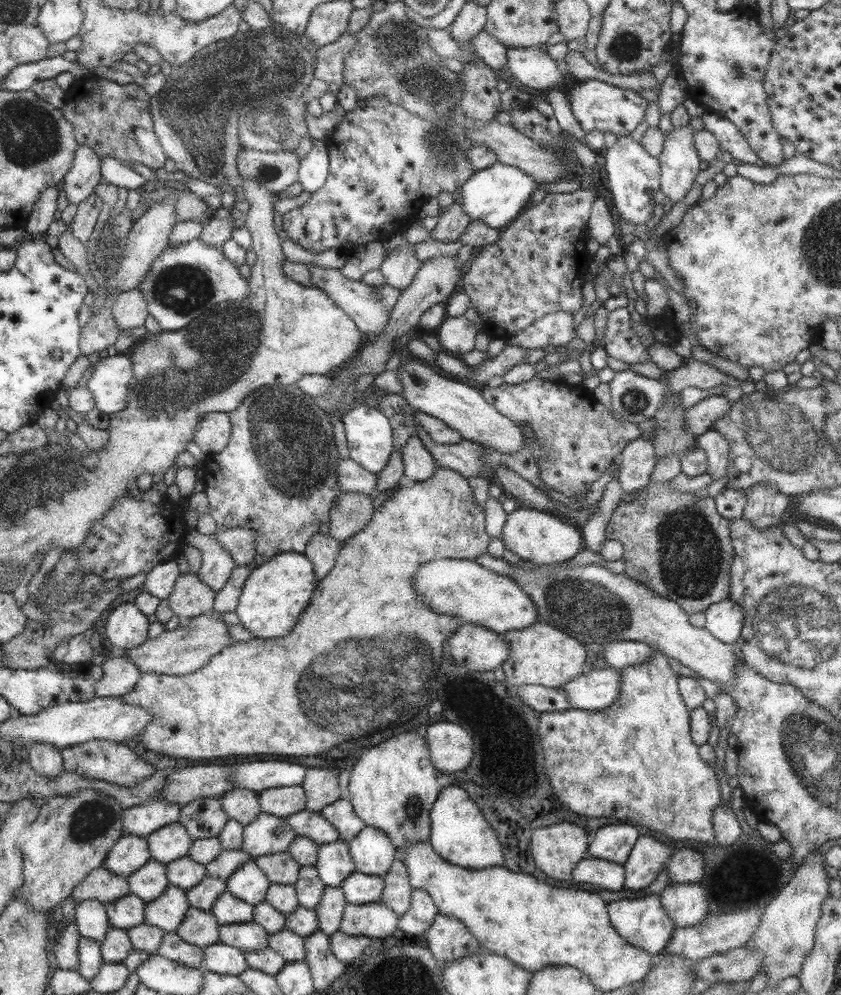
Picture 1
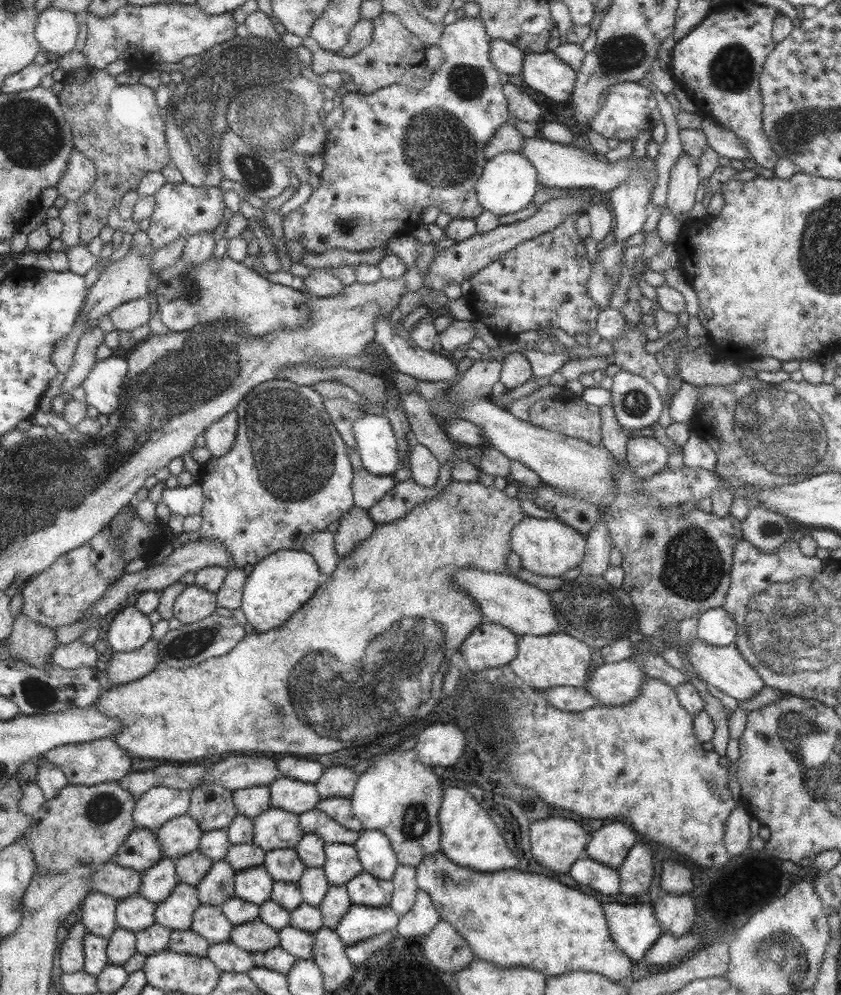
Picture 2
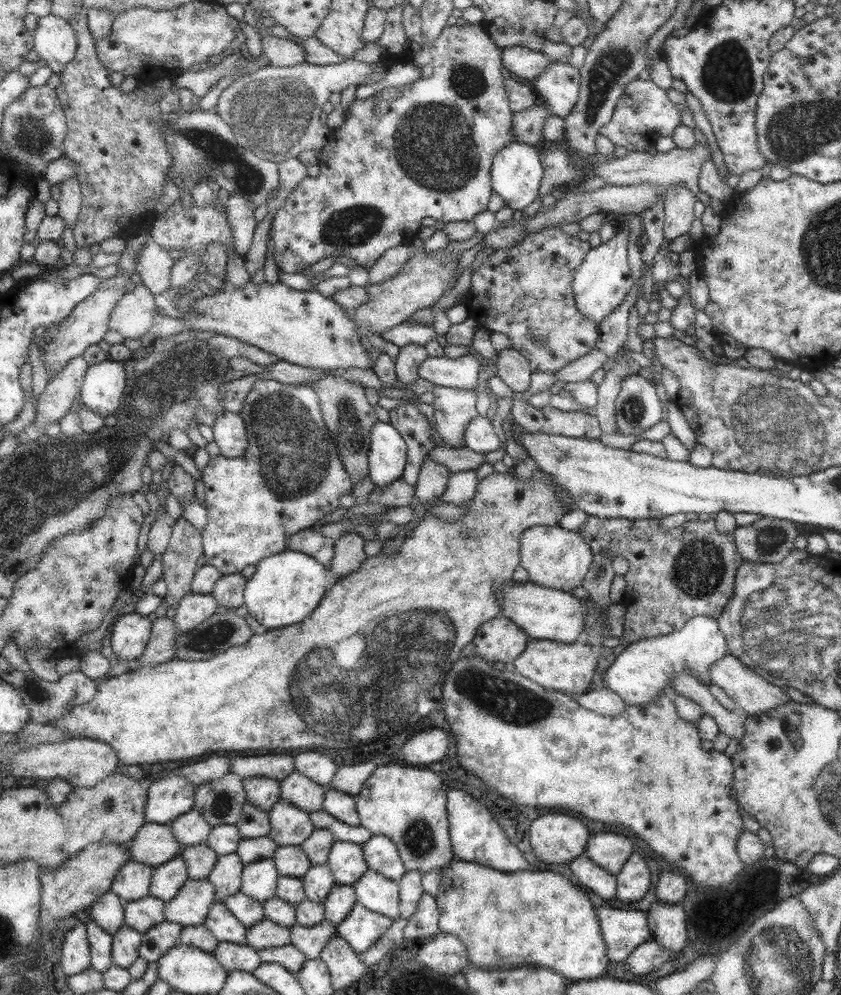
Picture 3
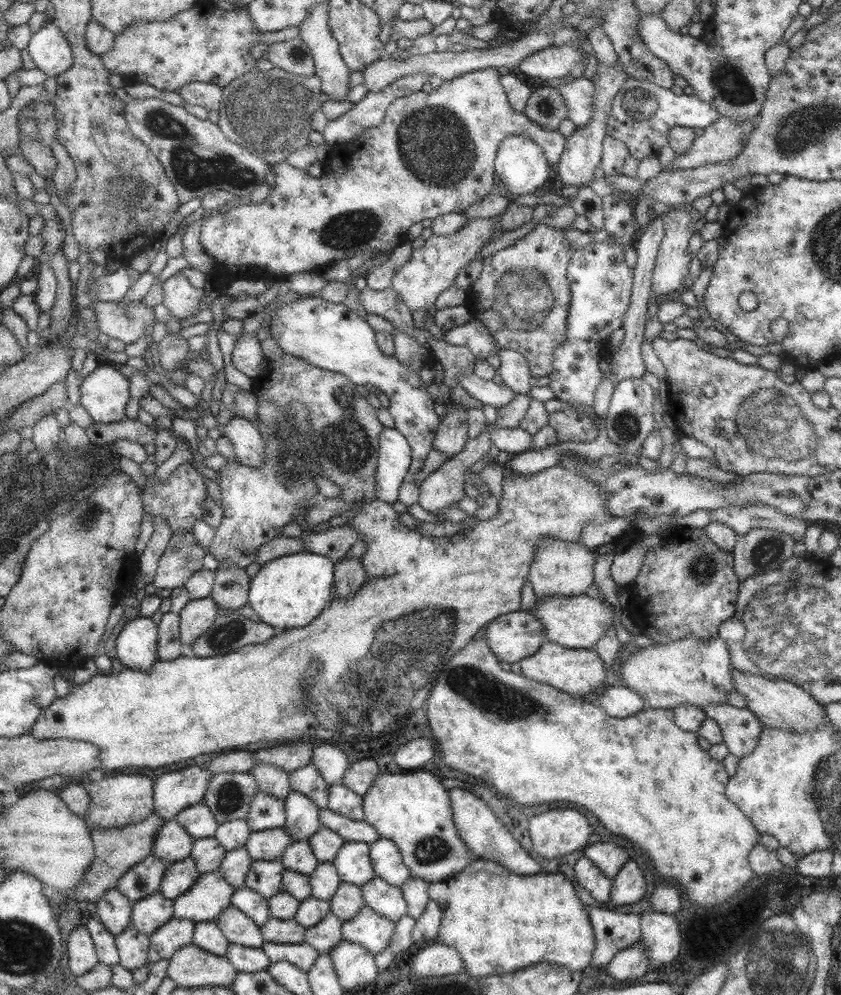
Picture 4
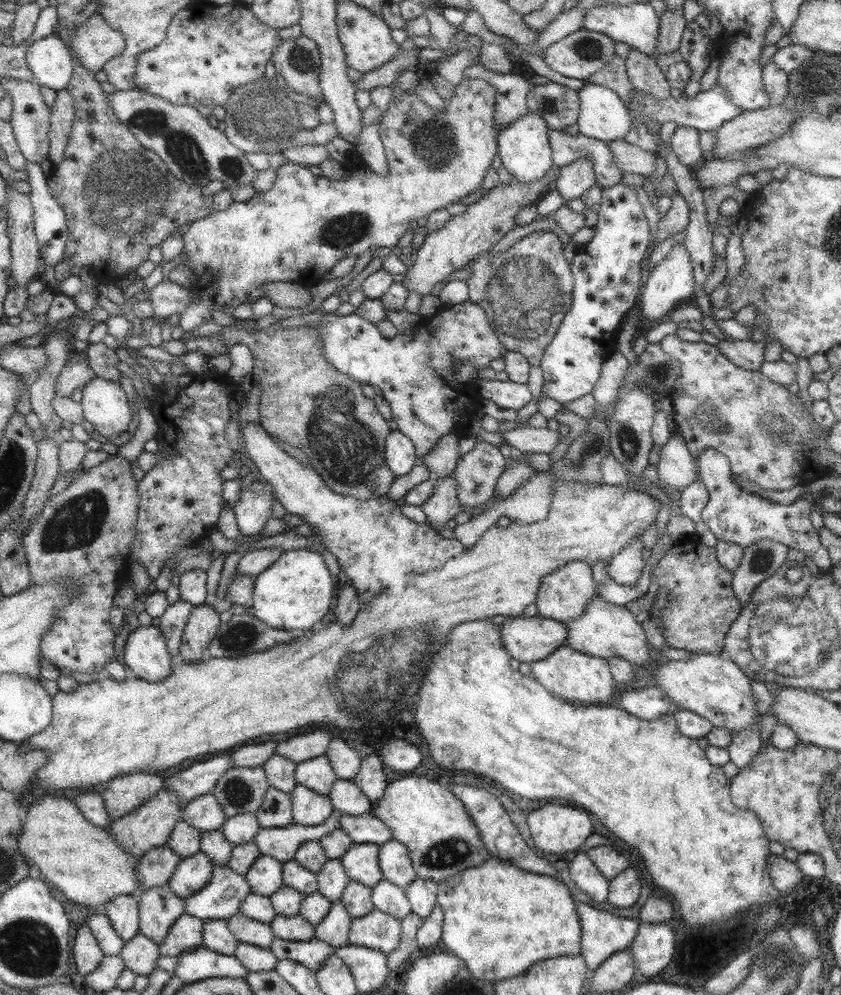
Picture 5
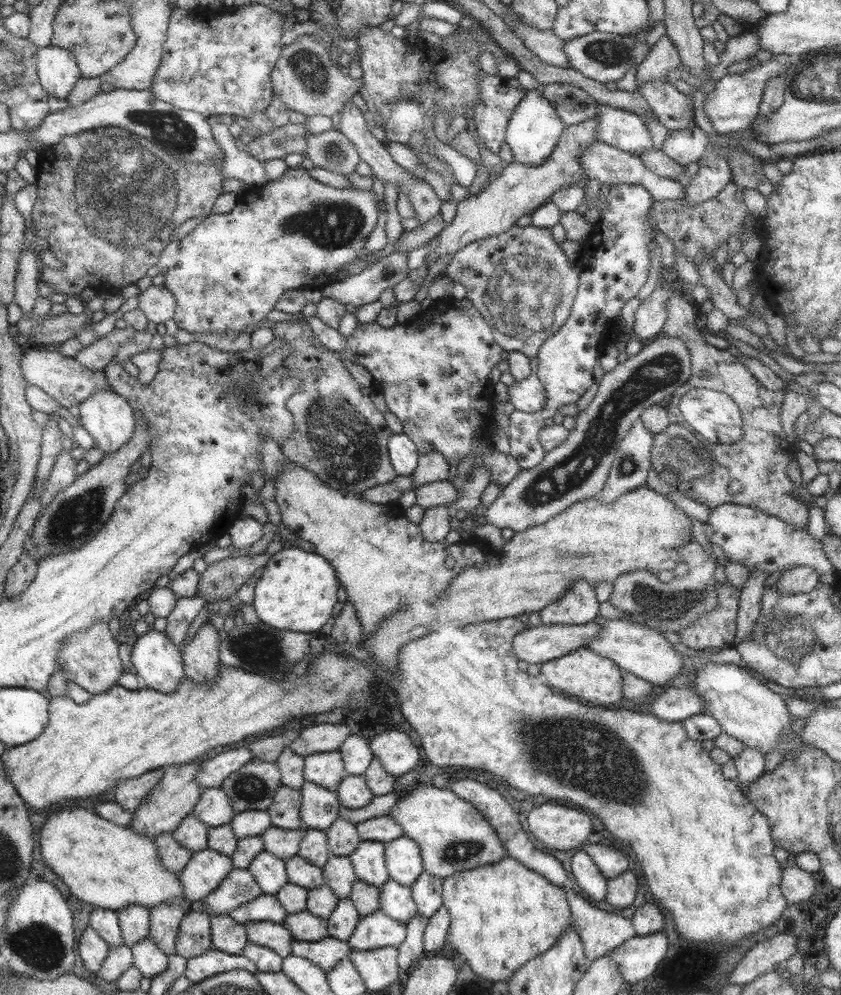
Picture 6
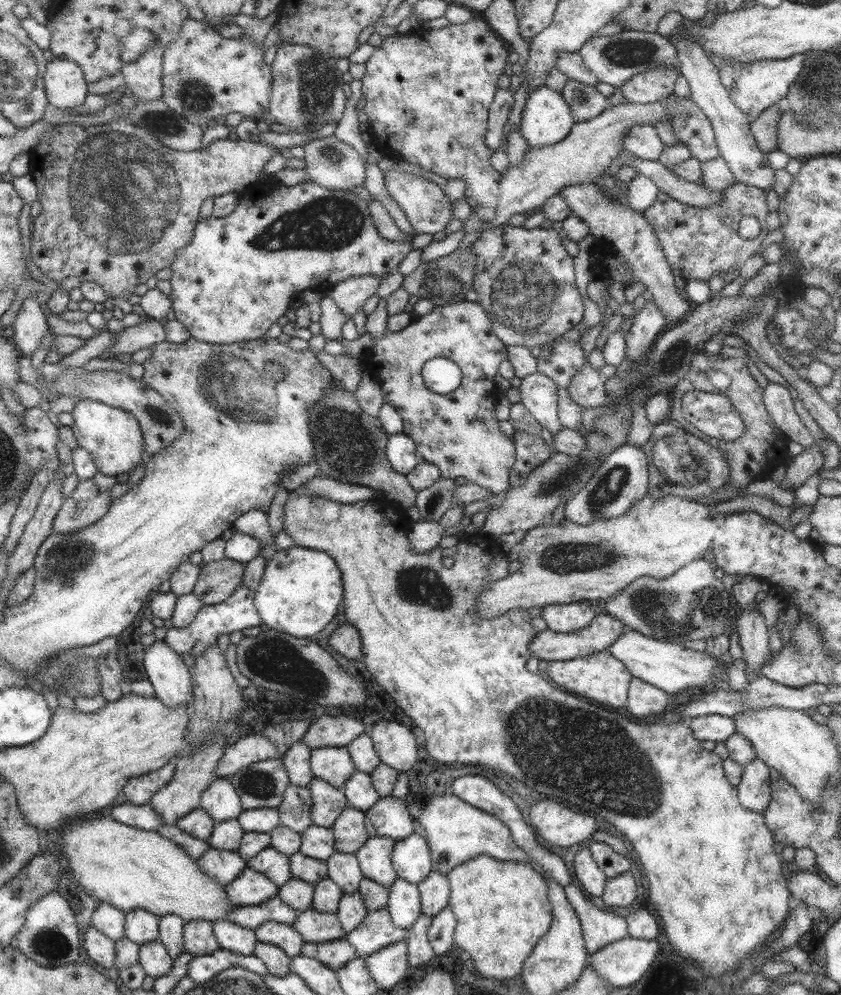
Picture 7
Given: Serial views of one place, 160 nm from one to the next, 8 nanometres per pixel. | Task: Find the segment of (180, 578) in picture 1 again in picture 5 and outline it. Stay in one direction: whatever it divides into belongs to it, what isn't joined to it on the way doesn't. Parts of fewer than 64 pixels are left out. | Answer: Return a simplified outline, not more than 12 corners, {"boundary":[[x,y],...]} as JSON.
{"boundary":[[207,604],[194,605],[180,636],[177,658],[204,660],[219,626]]}

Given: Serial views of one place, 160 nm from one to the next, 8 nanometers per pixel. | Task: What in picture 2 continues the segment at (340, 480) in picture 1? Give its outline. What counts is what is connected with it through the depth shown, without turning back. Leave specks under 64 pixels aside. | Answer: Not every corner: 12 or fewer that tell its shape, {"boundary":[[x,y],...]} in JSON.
{"boundary":[[355,470],[353,506],[368,509],[396,484],[392,475]]}

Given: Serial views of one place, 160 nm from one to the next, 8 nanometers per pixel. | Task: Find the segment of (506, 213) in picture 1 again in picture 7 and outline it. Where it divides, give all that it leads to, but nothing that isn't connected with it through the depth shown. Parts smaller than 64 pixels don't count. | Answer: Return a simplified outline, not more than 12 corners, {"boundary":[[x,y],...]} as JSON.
{"boundary":[[545,85],[525,99],[518,131],[531,148],[557,144],[574,122]]}

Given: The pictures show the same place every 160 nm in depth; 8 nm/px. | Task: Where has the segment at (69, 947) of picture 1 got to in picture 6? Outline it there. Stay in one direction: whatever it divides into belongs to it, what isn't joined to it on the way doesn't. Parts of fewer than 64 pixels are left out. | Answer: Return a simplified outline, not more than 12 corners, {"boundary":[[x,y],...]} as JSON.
{"boundary":[[91,926],[78,941],[78,954],[95,973],[101,970],[110,944]]}

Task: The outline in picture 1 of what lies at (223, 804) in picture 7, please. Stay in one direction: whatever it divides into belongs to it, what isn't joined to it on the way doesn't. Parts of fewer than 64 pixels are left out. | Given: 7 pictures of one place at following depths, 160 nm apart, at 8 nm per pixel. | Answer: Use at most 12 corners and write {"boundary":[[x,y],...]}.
{"boundary":[[174,823],[148,836],[152,860],[182,859],[192,837]]}

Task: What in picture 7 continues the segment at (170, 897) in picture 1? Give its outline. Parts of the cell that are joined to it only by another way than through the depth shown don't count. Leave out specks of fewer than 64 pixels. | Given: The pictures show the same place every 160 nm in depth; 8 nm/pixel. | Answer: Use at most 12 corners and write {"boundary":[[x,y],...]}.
{"boundary":[[245,868],[226,885],[235,907],[255,906],[273,899],[273,881]]}

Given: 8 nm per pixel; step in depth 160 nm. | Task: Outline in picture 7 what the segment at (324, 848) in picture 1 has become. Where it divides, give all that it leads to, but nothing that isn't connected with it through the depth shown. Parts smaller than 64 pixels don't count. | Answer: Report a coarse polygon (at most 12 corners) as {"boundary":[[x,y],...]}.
{"boundary":[[368,838],[354,853],[363,878],[388,887],[397,878],[394,840]]}

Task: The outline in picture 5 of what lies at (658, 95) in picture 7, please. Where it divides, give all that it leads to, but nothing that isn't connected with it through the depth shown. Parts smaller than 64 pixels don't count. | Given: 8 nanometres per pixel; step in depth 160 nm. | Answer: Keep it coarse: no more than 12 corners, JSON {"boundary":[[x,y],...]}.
{"boundary":[[682,9],[665,10],[659,19],[658,50],[676,50],[686,28]]}

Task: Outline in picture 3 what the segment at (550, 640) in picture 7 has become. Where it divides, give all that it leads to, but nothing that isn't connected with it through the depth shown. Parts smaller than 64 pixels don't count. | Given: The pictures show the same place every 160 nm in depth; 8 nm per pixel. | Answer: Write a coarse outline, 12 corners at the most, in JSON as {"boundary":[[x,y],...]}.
{"boundary":[[507,617],[477,630],[474,656],[511,662],[530,638]]}

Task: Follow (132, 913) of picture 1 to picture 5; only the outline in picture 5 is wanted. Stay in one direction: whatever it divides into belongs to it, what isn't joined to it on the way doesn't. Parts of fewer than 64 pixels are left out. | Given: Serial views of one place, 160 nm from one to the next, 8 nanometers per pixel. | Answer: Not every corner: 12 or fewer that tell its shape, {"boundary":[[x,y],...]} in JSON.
{"boundary":[[167,885],[141,892],[141,932],[159,944],[184,913]]}

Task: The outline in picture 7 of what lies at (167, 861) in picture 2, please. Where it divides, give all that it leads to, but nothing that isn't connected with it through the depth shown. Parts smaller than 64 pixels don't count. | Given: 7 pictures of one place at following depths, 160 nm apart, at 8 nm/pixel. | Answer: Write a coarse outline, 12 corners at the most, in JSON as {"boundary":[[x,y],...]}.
{"boundary":[[207,849],[202,872],[226,886],[247,868],[236,851]]}

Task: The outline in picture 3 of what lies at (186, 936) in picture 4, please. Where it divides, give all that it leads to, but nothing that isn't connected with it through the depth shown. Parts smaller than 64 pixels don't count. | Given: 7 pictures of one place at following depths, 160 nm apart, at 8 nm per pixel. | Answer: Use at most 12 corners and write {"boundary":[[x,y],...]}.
{"boundary":[[163,921],[142,933],[140,957],[158,961],[182,931]]}

